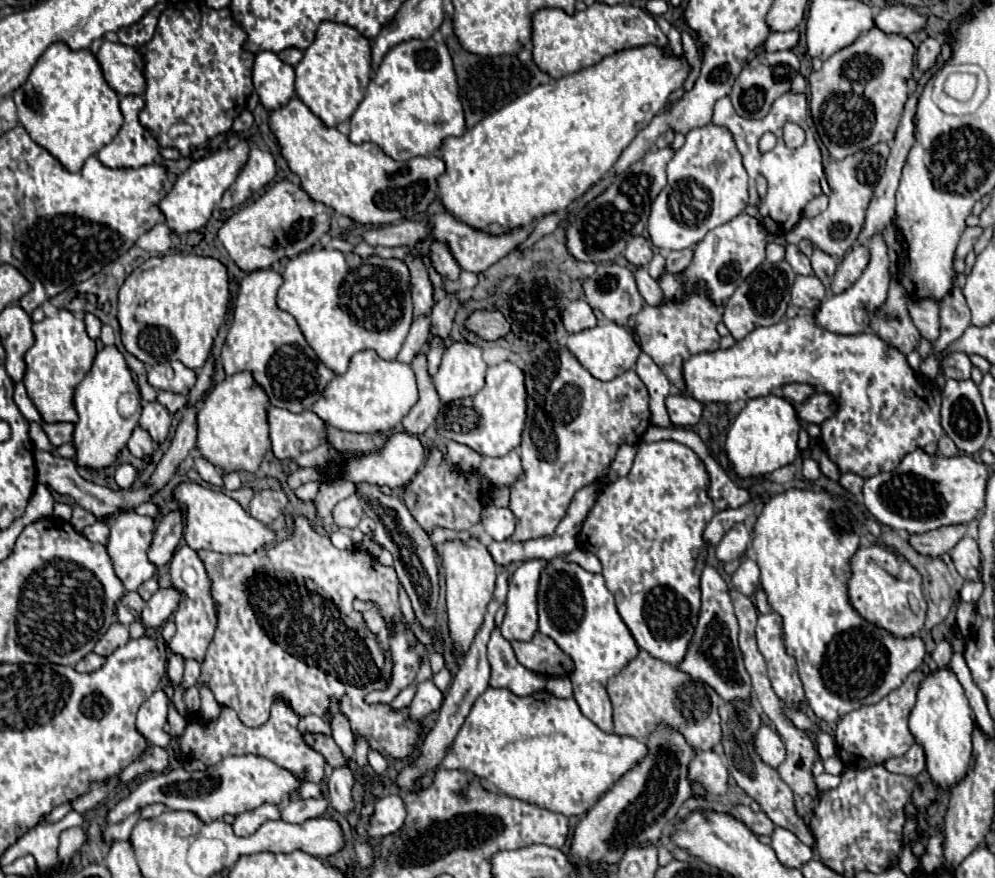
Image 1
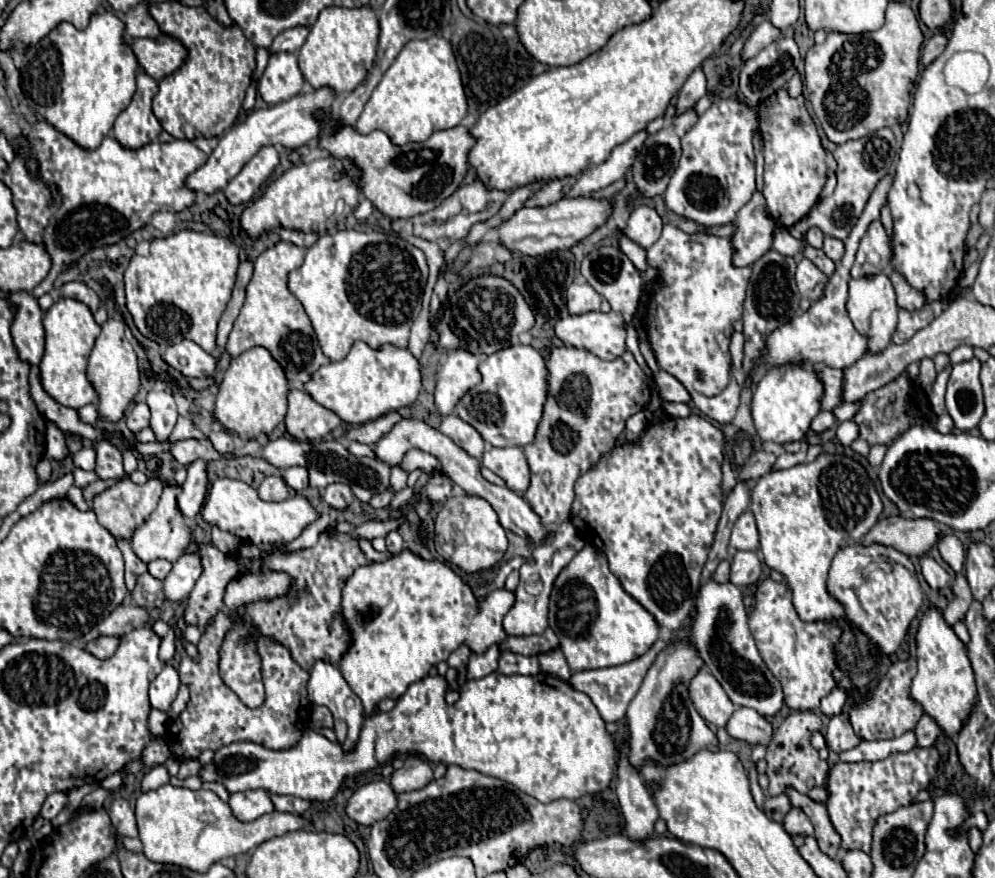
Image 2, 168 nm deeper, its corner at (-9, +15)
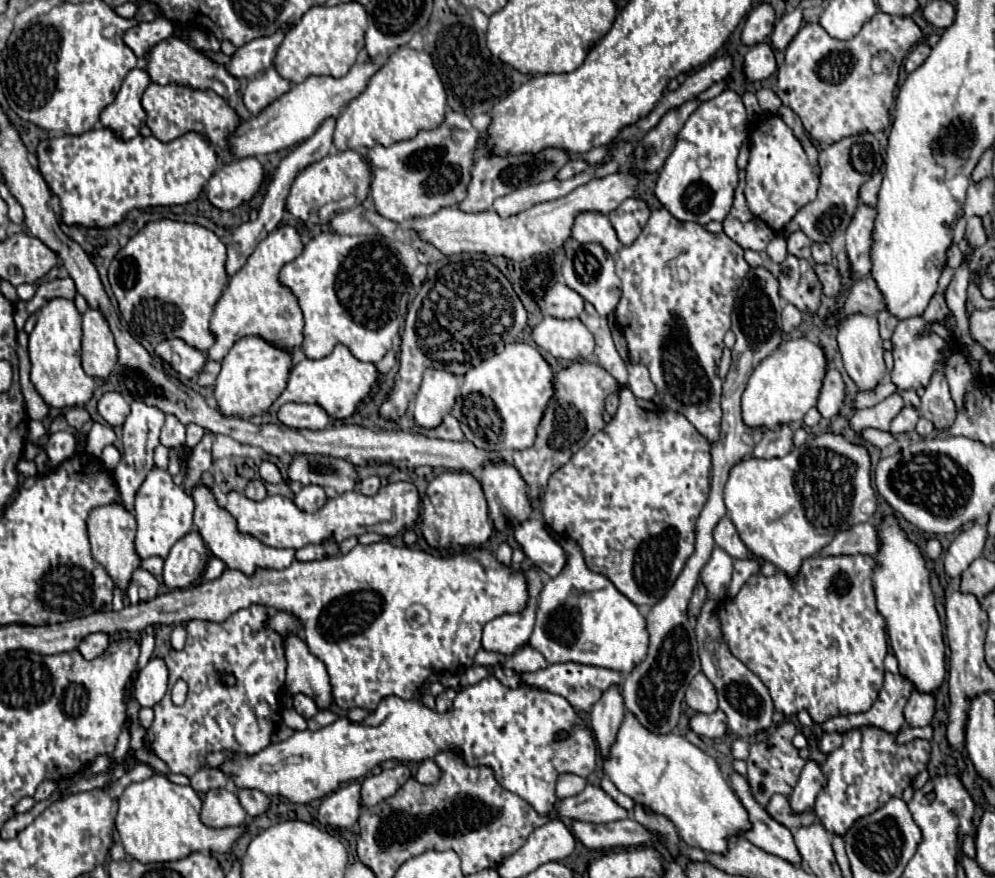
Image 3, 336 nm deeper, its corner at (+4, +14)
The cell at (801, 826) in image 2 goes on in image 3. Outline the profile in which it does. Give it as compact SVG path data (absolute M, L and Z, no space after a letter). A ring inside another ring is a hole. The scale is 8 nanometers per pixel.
M807 760L805 766L803 766L803 770L801 770L799 782L797 782L797 786L793 788L793 792L789 796L793 812L809 810L815 804L815 798L821 792L823 784L825 784L825 776L821 772L819 762Z

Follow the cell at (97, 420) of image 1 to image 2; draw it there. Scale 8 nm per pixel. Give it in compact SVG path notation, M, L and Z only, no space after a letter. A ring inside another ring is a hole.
M108 319L102 325L102 333L96 339L96 345L88 357L88 369L86 369L88 381L98 393L98 415L110 423L118 423L130 405L134 405L138 389L140 389L140 369L138 369L138 359L134 353L132 343L126 337L126 325L124 321Z

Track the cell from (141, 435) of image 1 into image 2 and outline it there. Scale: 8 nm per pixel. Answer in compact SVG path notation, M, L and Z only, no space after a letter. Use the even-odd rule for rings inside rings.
M134 403L126 413L126 425L132 433L138 433L150 425L150 409L146 403Z

